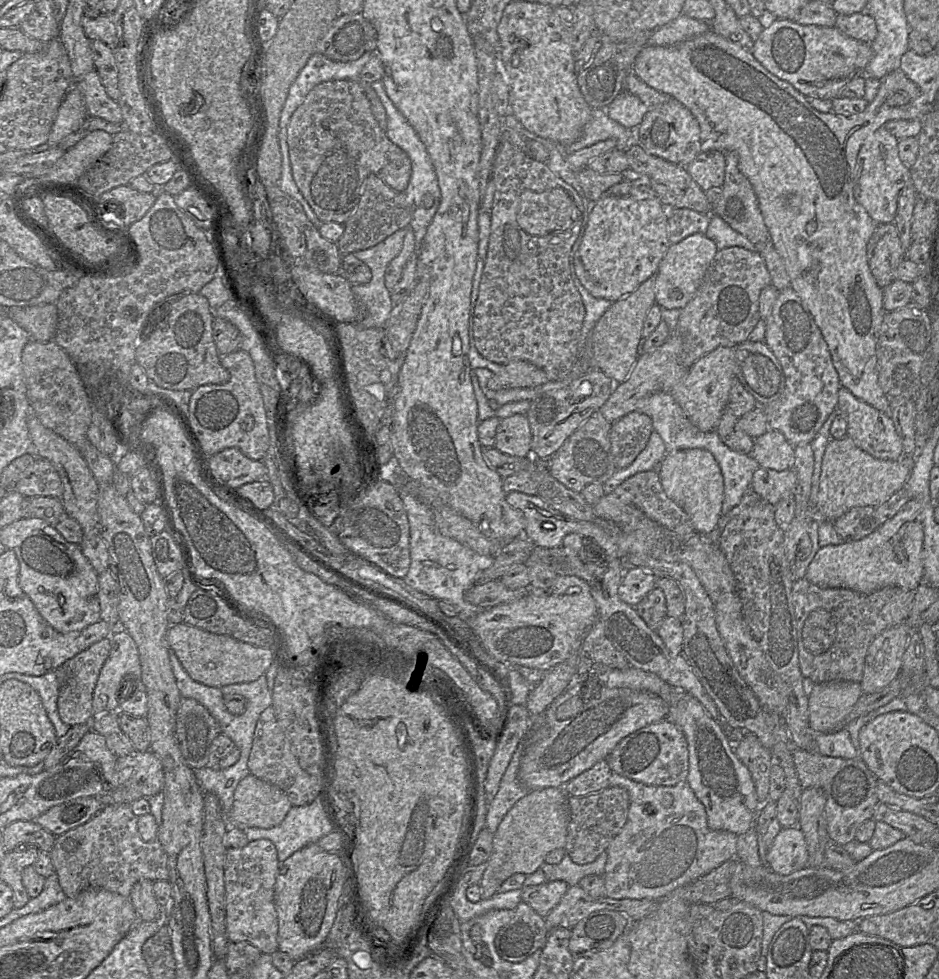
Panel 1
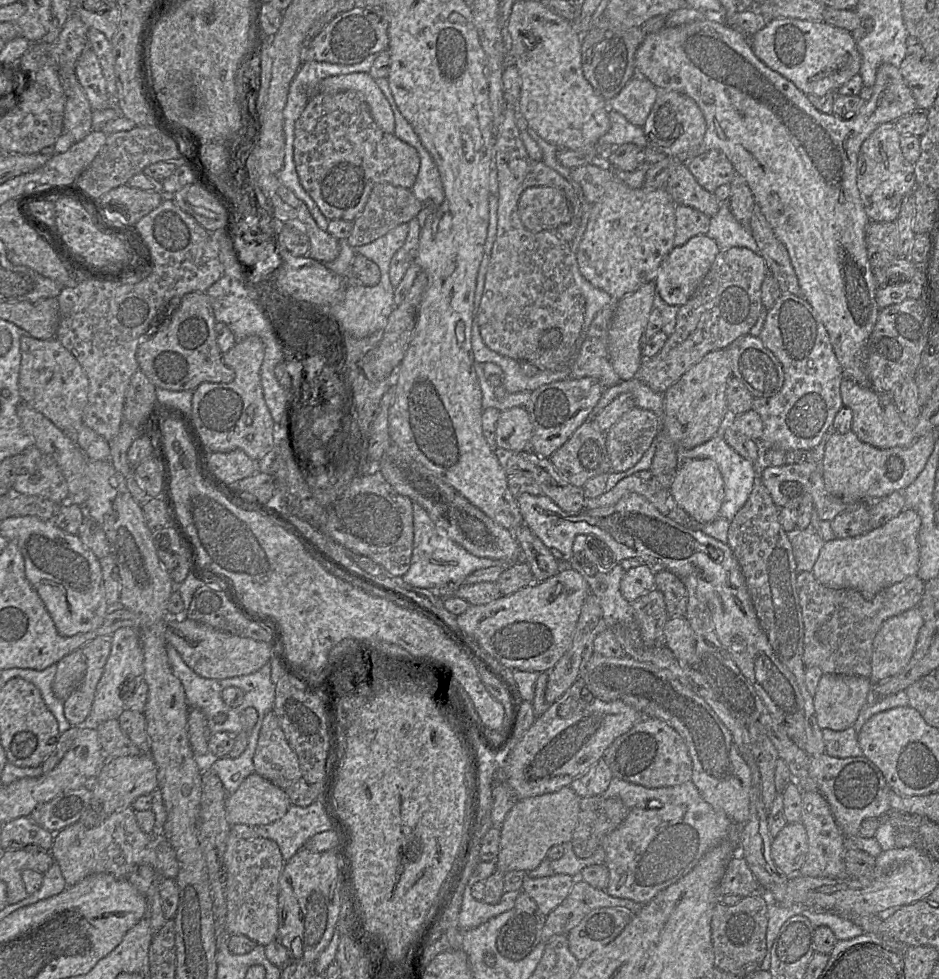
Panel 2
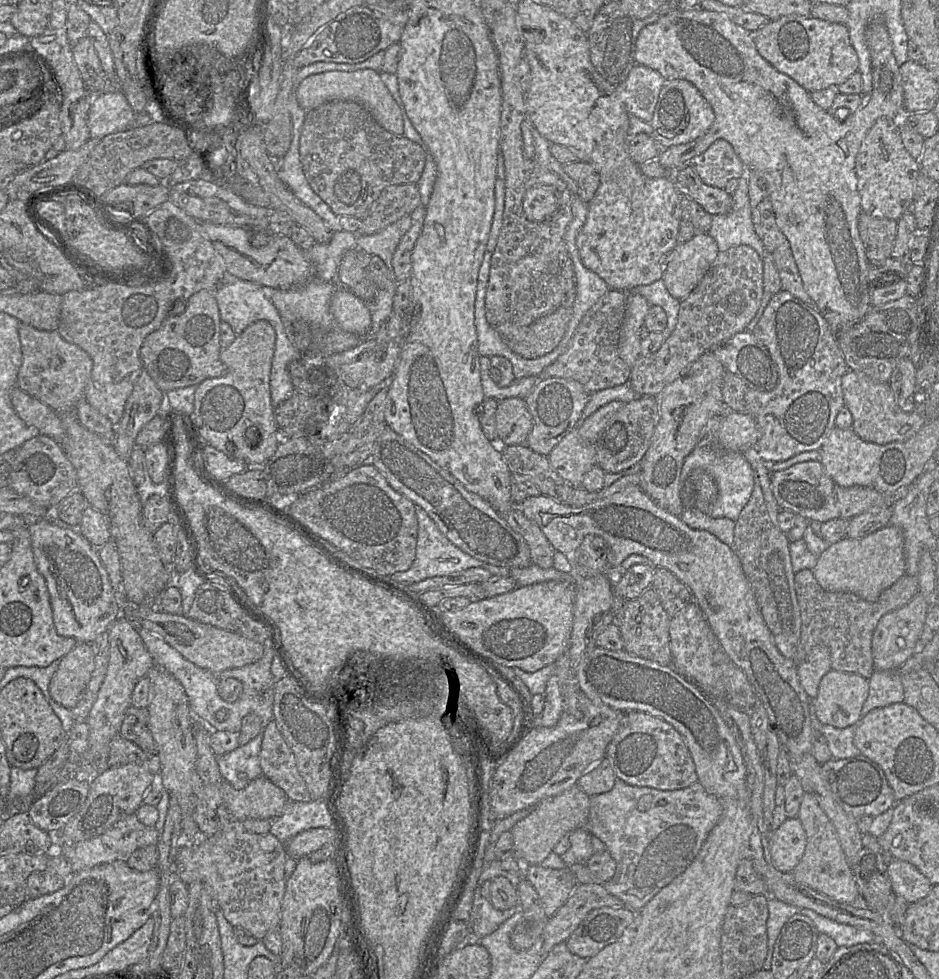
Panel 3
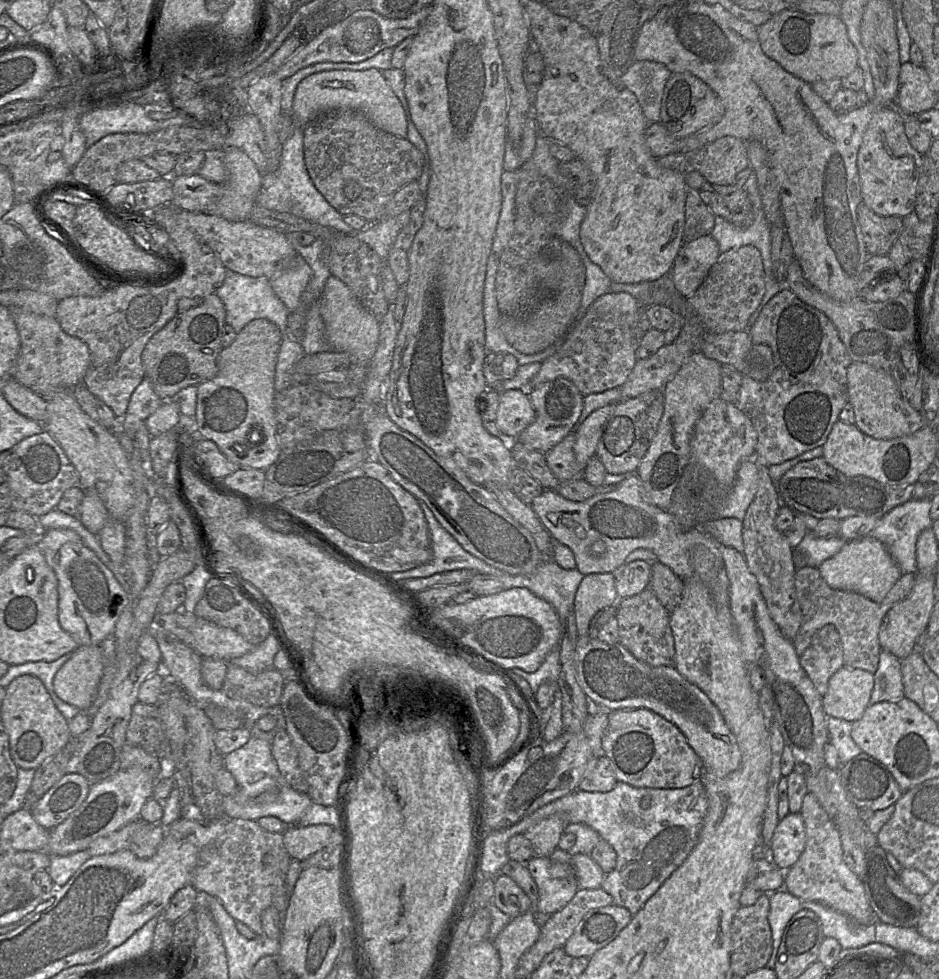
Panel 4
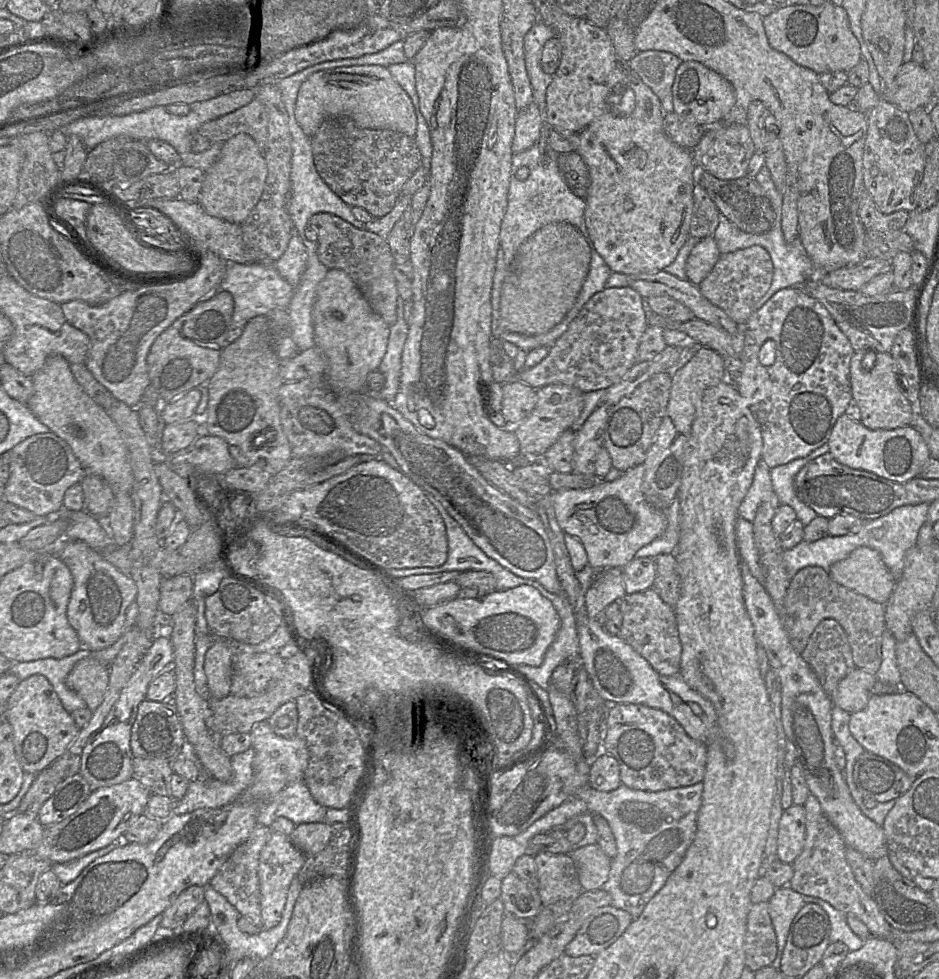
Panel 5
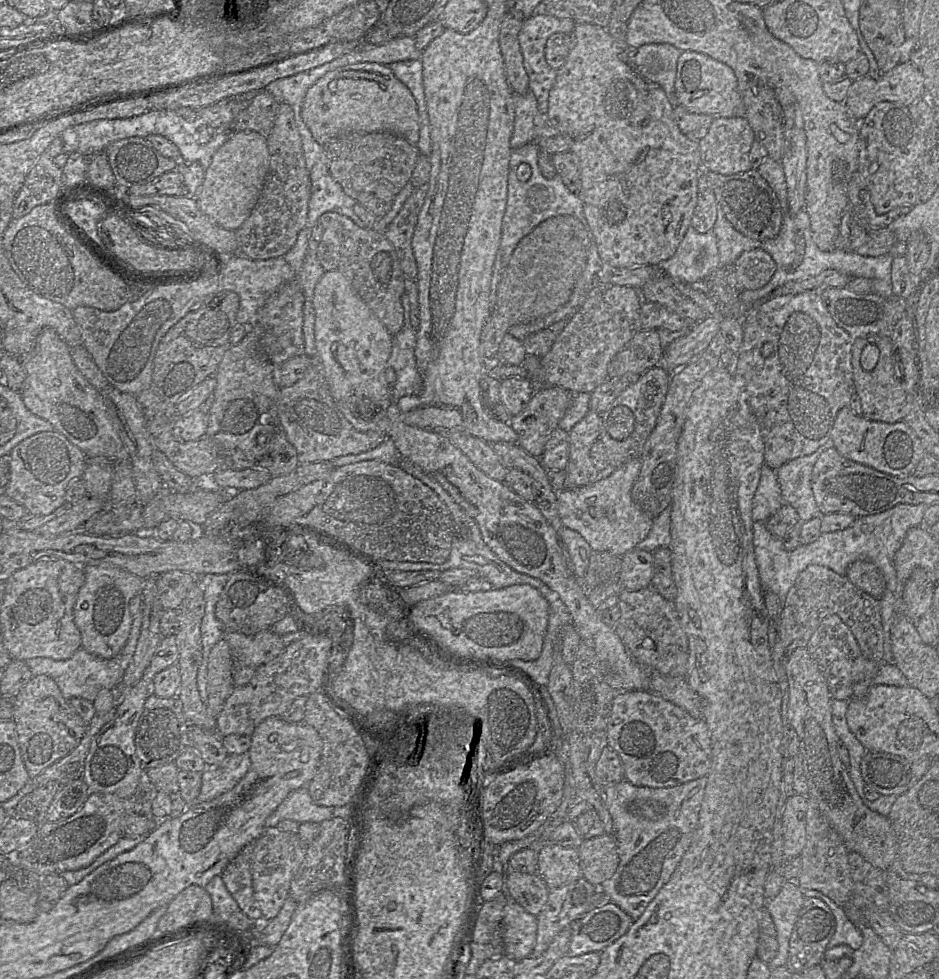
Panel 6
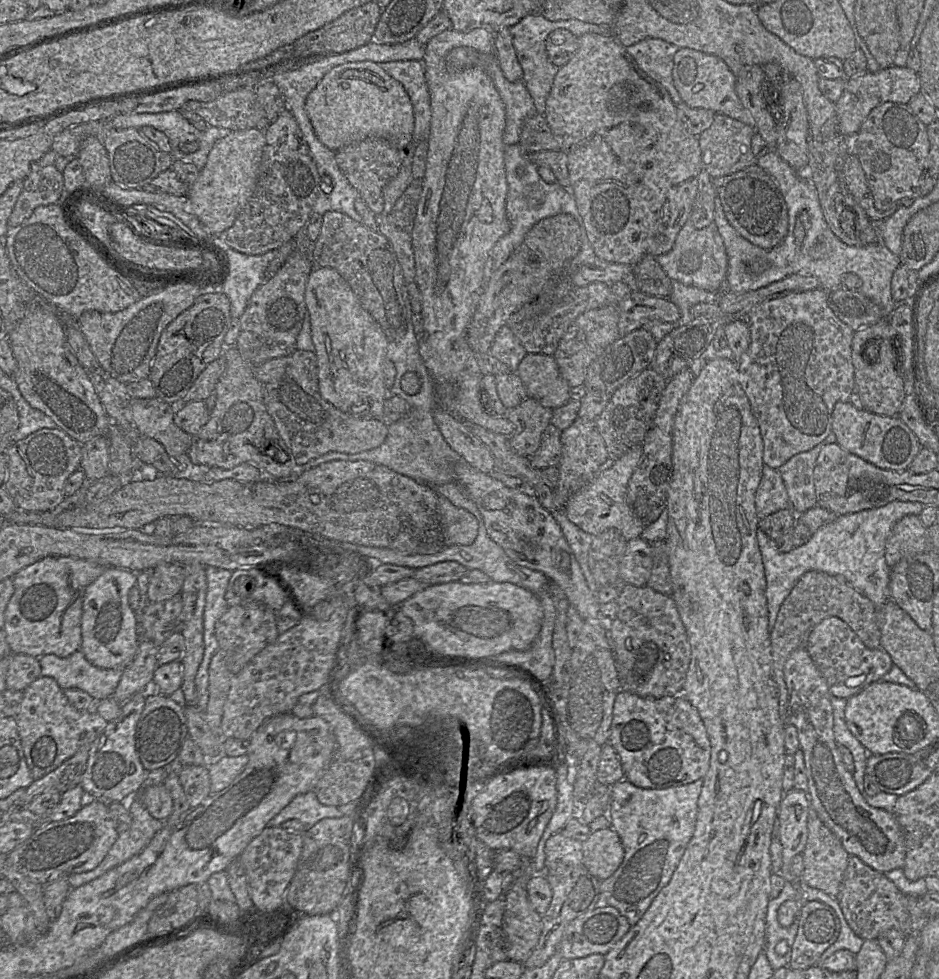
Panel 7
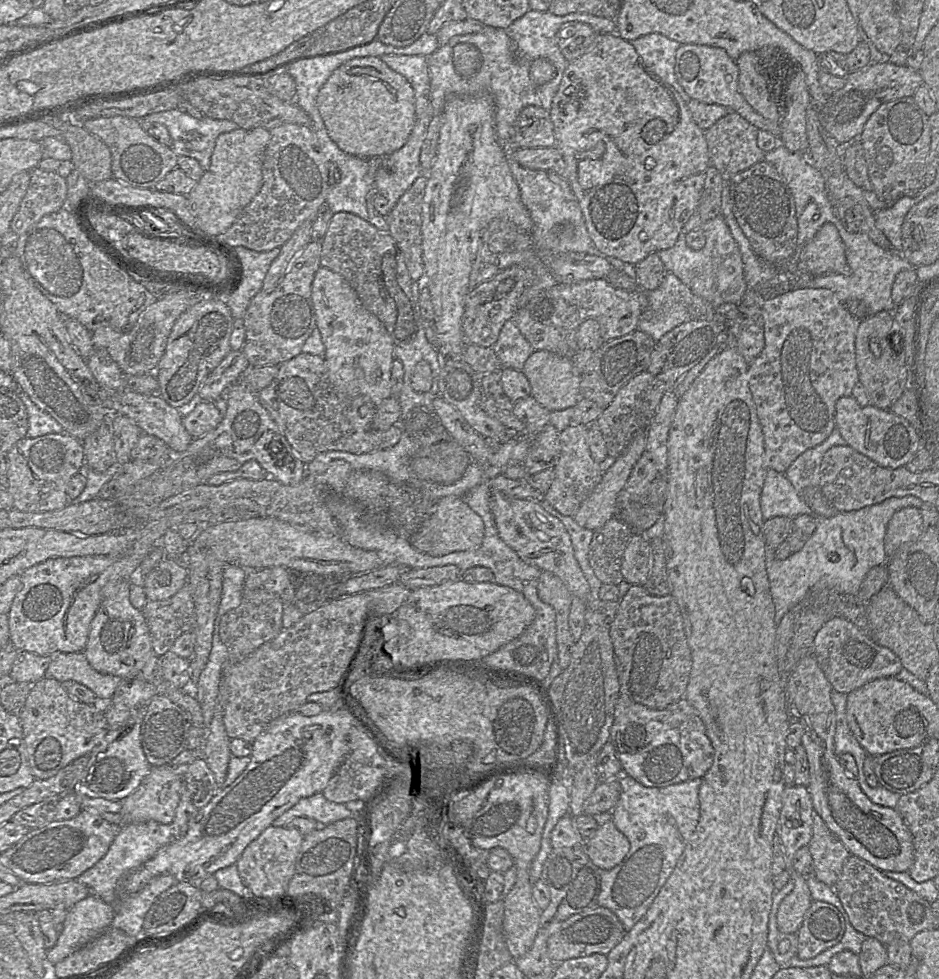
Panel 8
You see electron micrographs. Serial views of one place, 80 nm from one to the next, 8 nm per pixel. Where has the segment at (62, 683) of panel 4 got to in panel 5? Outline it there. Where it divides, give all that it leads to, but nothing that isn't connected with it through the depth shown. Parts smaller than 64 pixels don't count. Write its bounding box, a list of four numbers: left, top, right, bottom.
[65,657,109,711]

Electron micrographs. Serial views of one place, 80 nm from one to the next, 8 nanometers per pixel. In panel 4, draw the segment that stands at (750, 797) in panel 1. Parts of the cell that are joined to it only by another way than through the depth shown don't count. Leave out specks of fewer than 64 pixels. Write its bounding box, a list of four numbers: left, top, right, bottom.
[577,637,742,778]

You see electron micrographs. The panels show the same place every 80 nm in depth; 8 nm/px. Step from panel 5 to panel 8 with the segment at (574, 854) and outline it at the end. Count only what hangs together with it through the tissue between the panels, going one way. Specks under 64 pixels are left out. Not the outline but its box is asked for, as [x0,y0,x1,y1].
[586,819,628,870]

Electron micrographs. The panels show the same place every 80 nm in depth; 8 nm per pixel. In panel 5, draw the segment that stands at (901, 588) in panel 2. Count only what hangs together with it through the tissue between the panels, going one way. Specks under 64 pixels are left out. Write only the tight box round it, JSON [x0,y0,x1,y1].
[777,566,886,674]

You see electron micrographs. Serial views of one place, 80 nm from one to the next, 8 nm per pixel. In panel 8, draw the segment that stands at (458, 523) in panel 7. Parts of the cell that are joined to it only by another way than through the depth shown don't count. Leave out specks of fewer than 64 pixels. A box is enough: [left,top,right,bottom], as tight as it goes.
[410,496,484,556]

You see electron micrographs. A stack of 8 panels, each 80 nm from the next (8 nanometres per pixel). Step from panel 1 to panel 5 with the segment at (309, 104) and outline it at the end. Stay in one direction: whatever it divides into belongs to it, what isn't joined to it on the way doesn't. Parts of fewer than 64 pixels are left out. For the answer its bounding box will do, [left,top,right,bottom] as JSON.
[311,117,422,218]

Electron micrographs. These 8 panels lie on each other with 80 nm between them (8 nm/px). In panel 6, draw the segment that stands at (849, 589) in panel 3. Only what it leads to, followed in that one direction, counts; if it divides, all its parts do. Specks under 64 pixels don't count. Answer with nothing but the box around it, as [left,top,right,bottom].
[845,560,886,600]

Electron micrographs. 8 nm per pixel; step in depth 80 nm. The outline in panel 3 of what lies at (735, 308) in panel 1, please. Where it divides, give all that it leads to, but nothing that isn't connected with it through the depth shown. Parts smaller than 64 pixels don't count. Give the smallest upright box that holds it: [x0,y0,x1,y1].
[629,245,763,397]

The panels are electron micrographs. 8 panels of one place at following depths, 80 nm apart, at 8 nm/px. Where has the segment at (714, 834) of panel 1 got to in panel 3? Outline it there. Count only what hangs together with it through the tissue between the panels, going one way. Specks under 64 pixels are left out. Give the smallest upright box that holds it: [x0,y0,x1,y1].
[561,779,722,911]

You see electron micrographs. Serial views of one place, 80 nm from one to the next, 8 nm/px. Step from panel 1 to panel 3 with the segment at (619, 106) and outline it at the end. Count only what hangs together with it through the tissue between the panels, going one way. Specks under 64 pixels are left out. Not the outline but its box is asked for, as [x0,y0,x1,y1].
[615,64,665,124]

